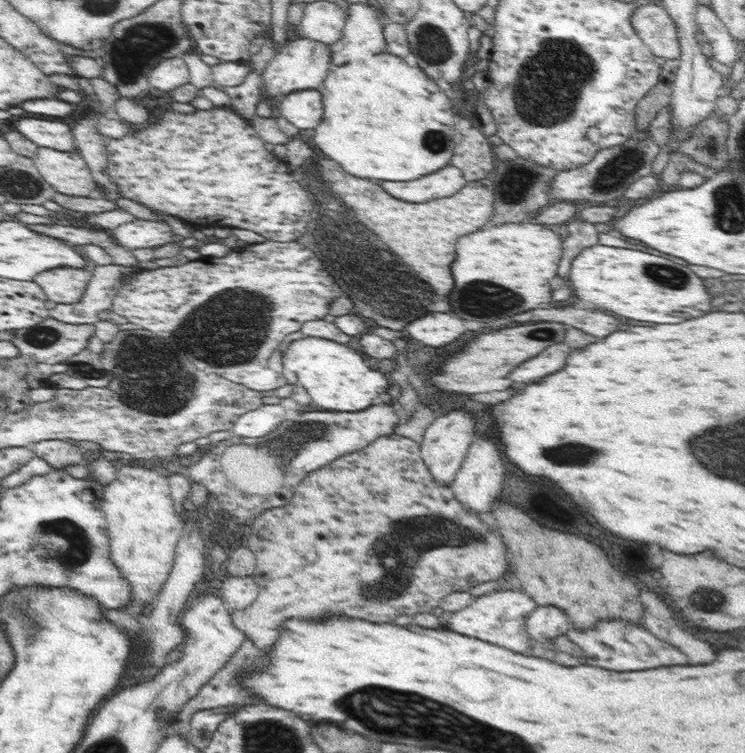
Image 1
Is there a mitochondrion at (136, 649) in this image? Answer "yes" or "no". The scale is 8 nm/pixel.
no

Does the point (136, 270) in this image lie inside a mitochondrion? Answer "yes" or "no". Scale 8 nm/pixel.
no

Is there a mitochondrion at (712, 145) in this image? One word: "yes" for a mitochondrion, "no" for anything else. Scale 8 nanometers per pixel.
yes

